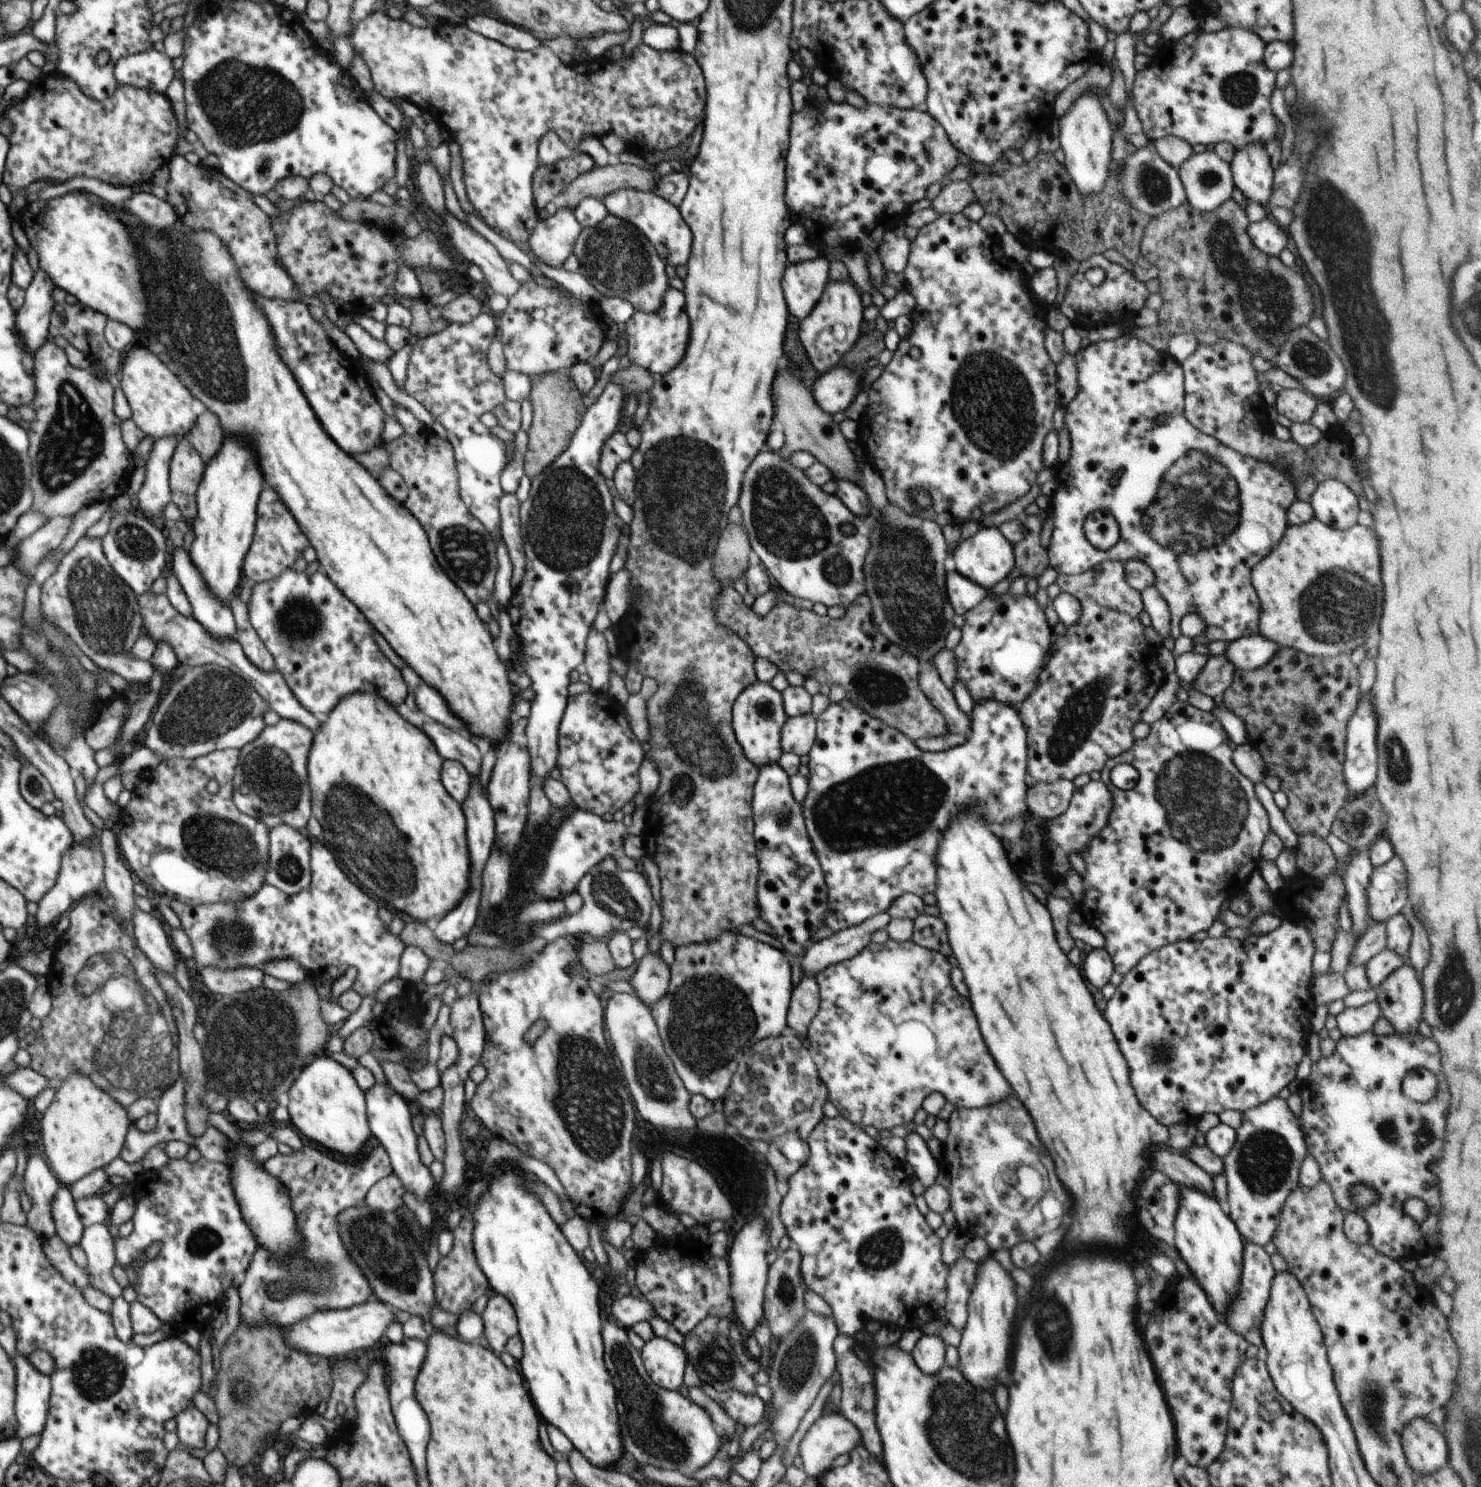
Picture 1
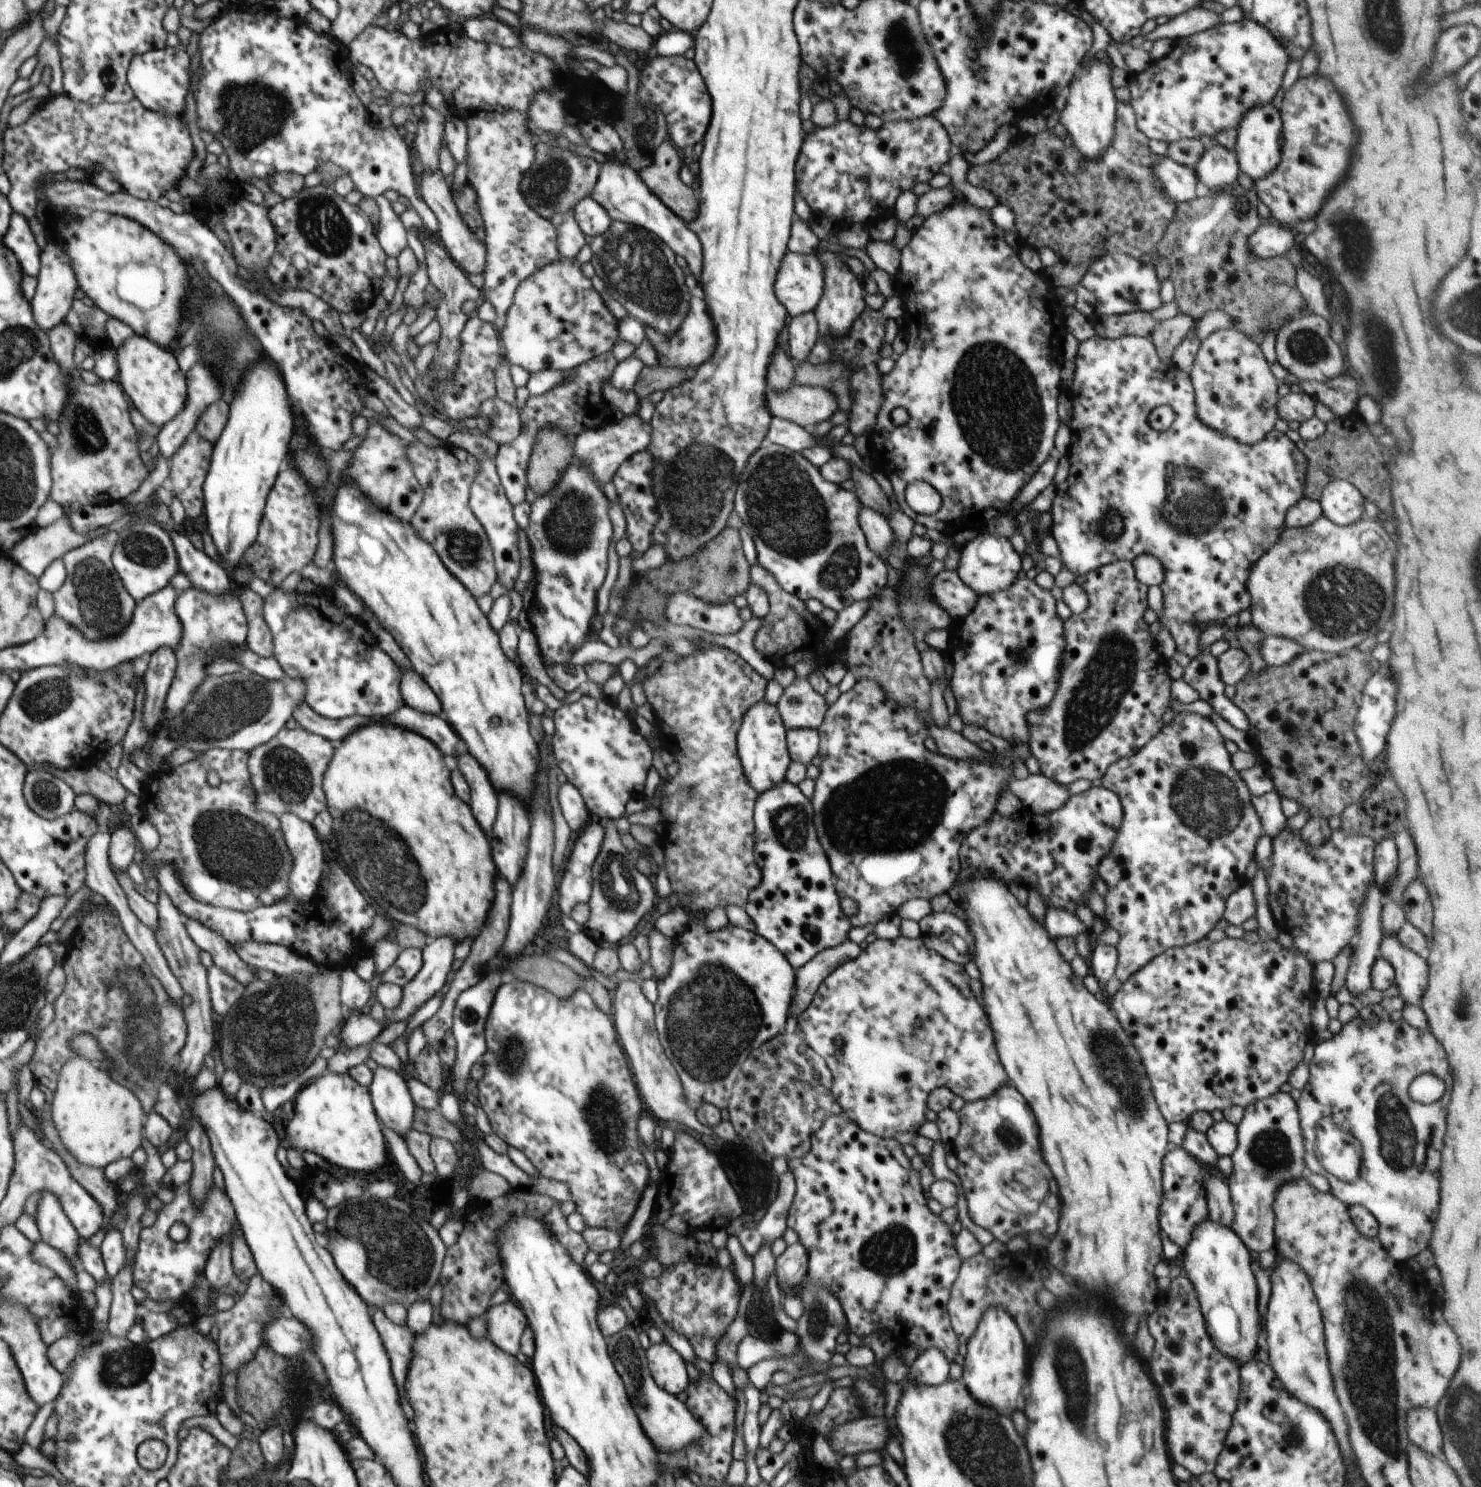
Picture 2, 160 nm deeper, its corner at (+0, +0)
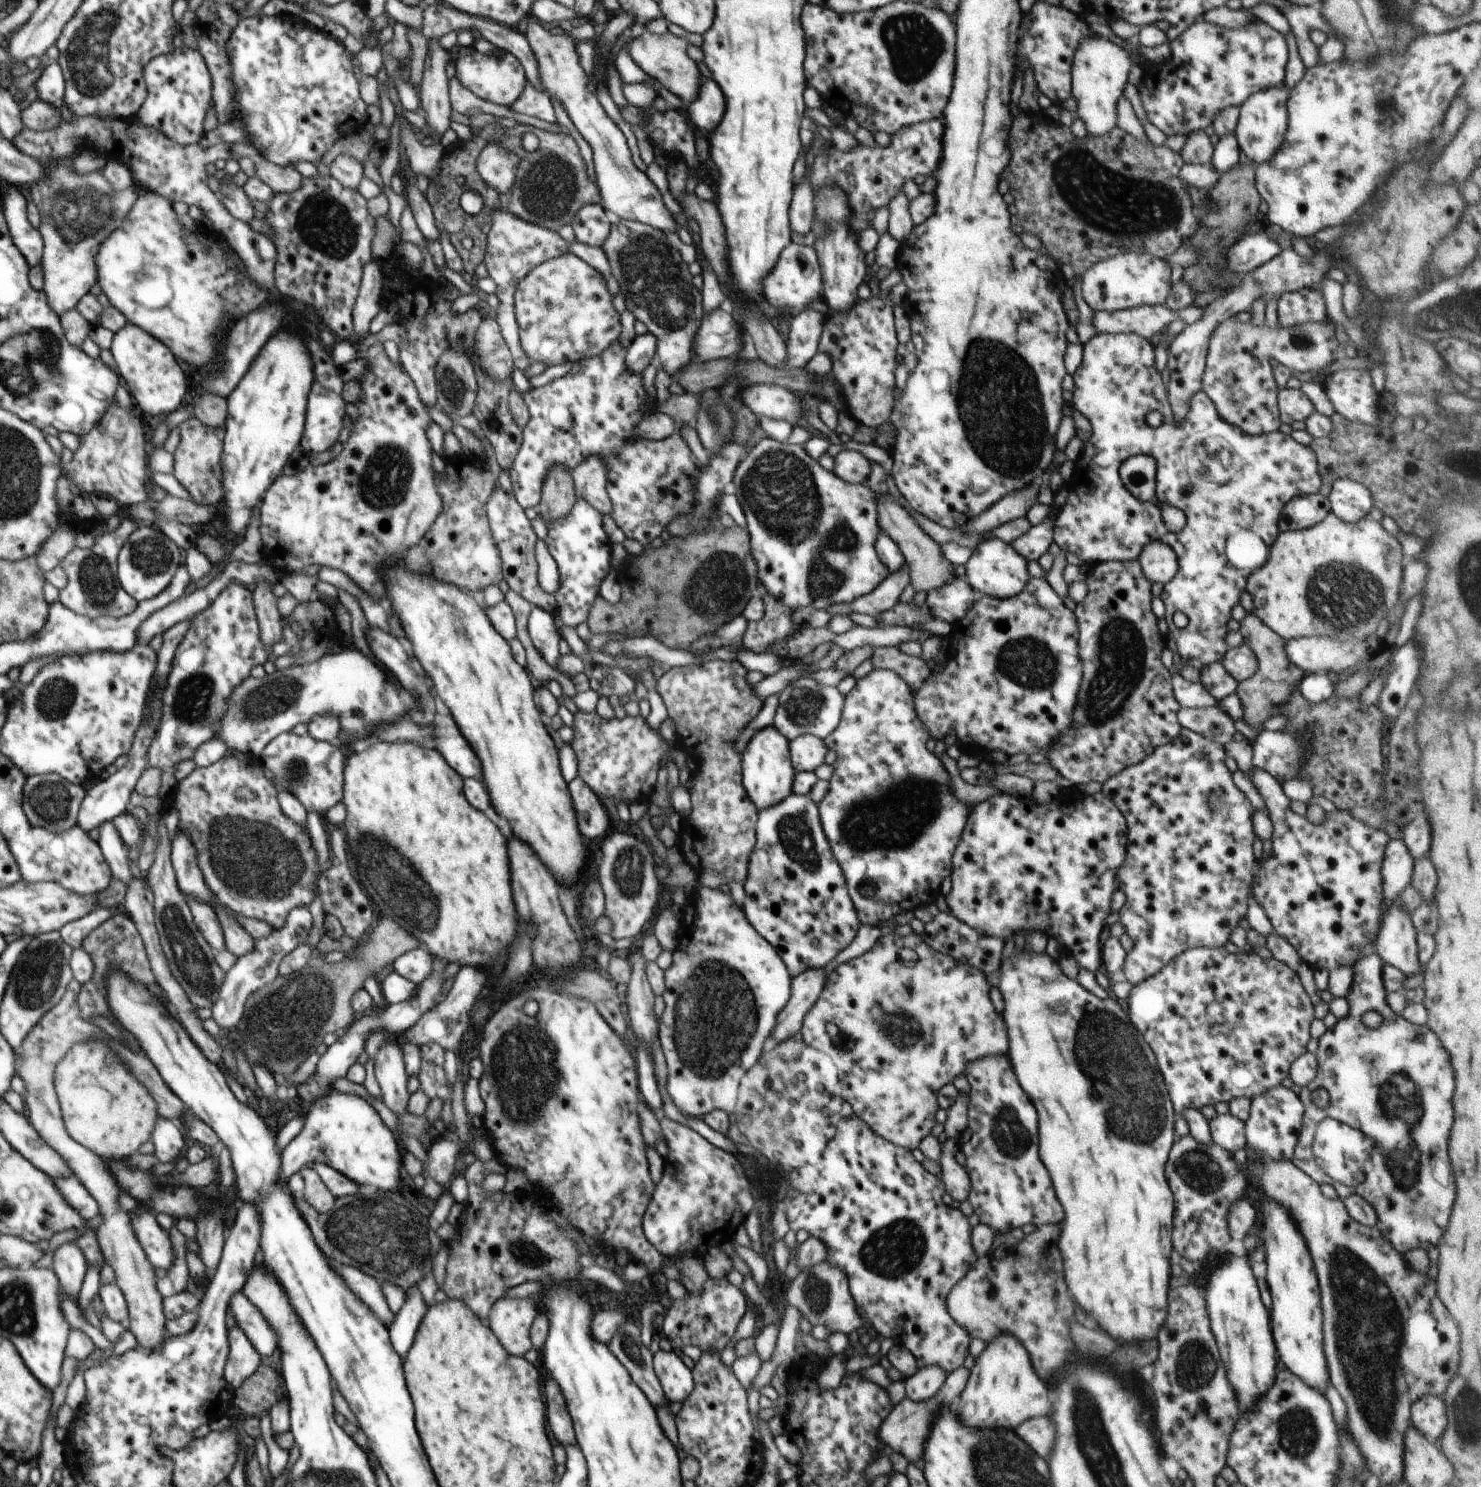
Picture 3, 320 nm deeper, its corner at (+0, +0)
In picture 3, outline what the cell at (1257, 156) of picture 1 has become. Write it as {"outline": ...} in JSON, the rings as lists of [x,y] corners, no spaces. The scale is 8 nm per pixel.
{"outline":[[[1282,84],[1252,94],[1244,104],[1239,106],[1239,121],[1234,133],[1241,151],[1252,160],[1252,164],[1259,165],[1272,158],[1272,155],[1280,148],[1285,139],[1289,94],[1289,88],[1286,84]]]}

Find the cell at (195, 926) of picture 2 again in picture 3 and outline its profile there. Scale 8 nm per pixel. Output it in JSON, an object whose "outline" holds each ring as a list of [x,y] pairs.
{"outline":[[[188,895],[186,898],[191,913],[193,914],[194,924],[204,935],[208,944],[210,944],[215,952],[226,949],[223,930],[215,910],[208,908],[208,906],[205,906],[203,902],[200,902],[194,896]]]}

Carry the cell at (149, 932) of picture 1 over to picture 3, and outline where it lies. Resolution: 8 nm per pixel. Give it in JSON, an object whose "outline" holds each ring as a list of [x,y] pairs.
{"outline":[[[113,820],[103,822],[99,826],[97,842],[102,847],[103,854],[113,872],[114,881],[122,881],[128,886],[129,880],[133,877],[128,864],[129,848],[119,835]]]}

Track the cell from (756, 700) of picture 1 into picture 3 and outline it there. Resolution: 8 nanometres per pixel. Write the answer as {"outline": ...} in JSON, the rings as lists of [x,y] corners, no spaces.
{"outline":[[[774,725],[758,732],[740,755],[743,785],[759,812],[777,805],[792,794],[796,772],[789,753],[789,740]]]}

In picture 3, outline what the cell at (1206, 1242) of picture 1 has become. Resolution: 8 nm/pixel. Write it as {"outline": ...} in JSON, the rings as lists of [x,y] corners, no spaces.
{"outline":[[[1223,1253],[1220,1259],[1224,1262],[1208,1278],[1206,1308],[1238,1408],[1241,1414],[1250,1413],[1257,1407],[1259,1398],[1272,1388],[1279,1356],[1272,1336],[1271,1317],[1260,1299],[1251,1260],[1247,1256],[1238,1257],[1228,1253]]]}

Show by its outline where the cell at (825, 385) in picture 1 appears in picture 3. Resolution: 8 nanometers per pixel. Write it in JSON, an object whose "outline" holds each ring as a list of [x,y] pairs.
{"outline":[[[753,384],[739,392],[739,399],[755,415],[768,416],[771,419],[787,420],[797,426],[796,420],[801,414],[800,402],[787,388],[771,384]]]}

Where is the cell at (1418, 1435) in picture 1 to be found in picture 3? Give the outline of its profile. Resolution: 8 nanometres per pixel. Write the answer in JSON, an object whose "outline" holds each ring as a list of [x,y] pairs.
{"outline":[[[1440,1395],[1423,1396],[1411,1406],[1411,1424],[1433,1443],[1443,1436],[1447,1422],[1446,1403]]]}

